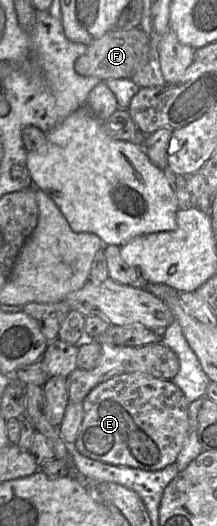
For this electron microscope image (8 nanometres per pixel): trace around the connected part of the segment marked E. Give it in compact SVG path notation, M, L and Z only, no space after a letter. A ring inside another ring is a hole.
M143 373L117 375L93 388L82 404L84 416L74 445L90 459L158 471L176 462L188 437L190 402L171 380Z

